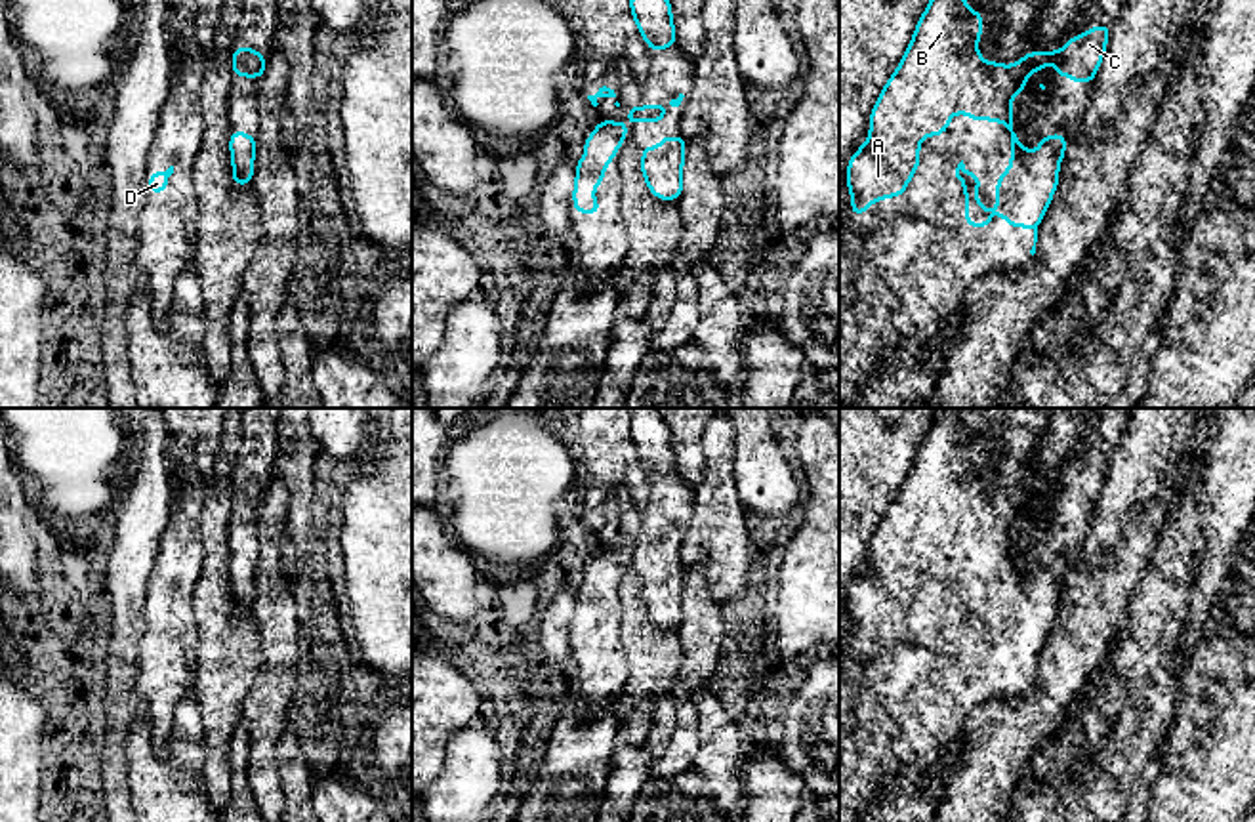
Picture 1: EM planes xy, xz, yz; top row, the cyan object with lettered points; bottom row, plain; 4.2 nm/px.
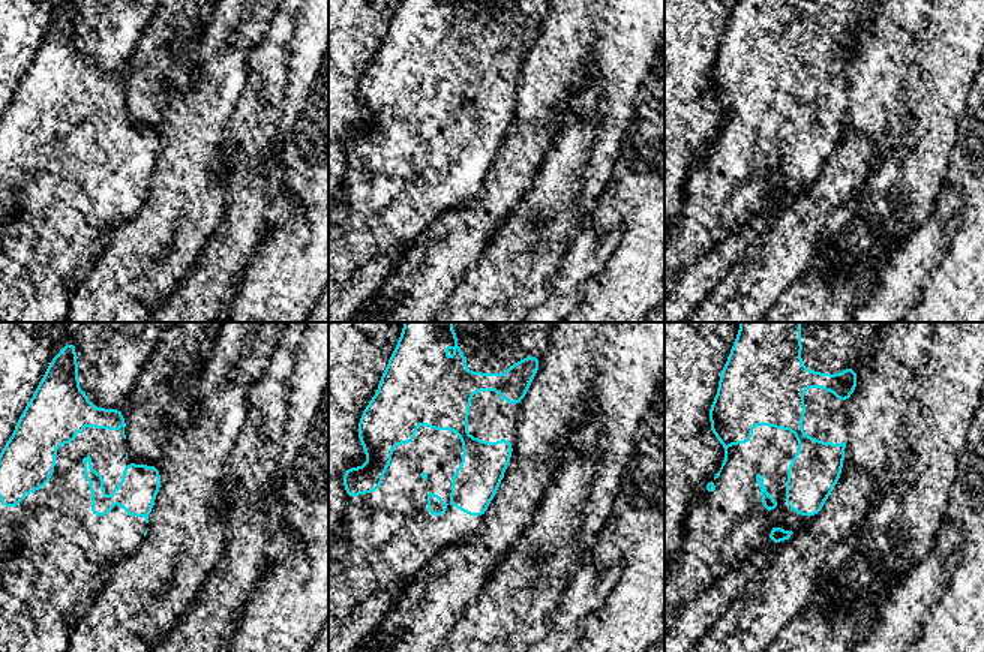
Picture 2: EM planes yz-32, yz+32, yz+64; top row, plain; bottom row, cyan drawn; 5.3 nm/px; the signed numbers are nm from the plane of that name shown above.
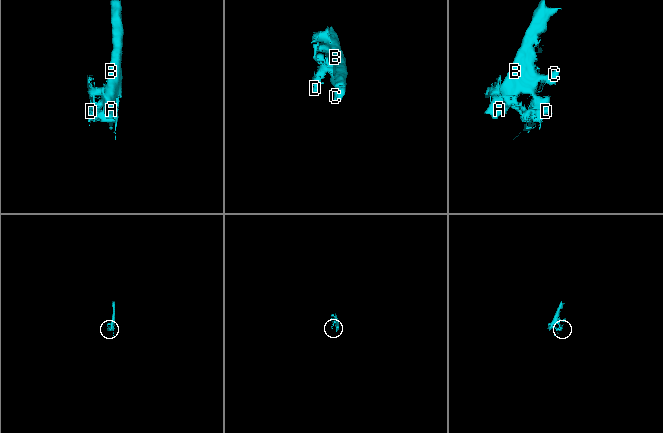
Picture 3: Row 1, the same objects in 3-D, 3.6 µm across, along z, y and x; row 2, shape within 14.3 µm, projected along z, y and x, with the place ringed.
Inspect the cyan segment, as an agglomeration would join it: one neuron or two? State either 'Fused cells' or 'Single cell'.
Single cell

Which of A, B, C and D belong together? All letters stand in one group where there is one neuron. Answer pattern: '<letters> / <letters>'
A B C D

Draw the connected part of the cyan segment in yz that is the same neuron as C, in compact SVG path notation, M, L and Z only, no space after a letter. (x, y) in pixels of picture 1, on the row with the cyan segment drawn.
M929 0L898 69L870 114L870 137L849 160L851 214L864 216L868 204L902 196L919 166L919 141L942 135L959 111L971 120L1003 122L1011 132L1011 168L996 181L996 212L990 214L977 198L978 174L973 170L967 175L963 160L956 168L965 189L967 227L986 229L994 216L1005 216L1009 227L1034 229L1034 256L1038 227L1059 185L1066 135L1041 137L1039 153L1030 153L1013 132L1011 99L1026 88L1026 76L1047 69L1051 59L1057 61L1057 78L1068 72L1074 84L1091 84L1110 25L1070 36L1068 46L1057 51L1028 51L1009 69L978 55L980 34L982 10L973 13L965 0Z

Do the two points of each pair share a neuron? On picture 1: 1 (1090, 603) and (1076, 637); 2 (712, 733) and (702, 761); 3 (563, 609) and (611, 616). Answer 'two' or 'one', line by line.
1: two
2: one
3: two

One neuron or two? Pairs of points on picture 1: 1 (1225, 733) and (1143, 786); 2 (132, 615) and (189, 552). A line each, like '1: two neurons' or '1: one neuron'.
1: two neurons
2: two neurons

